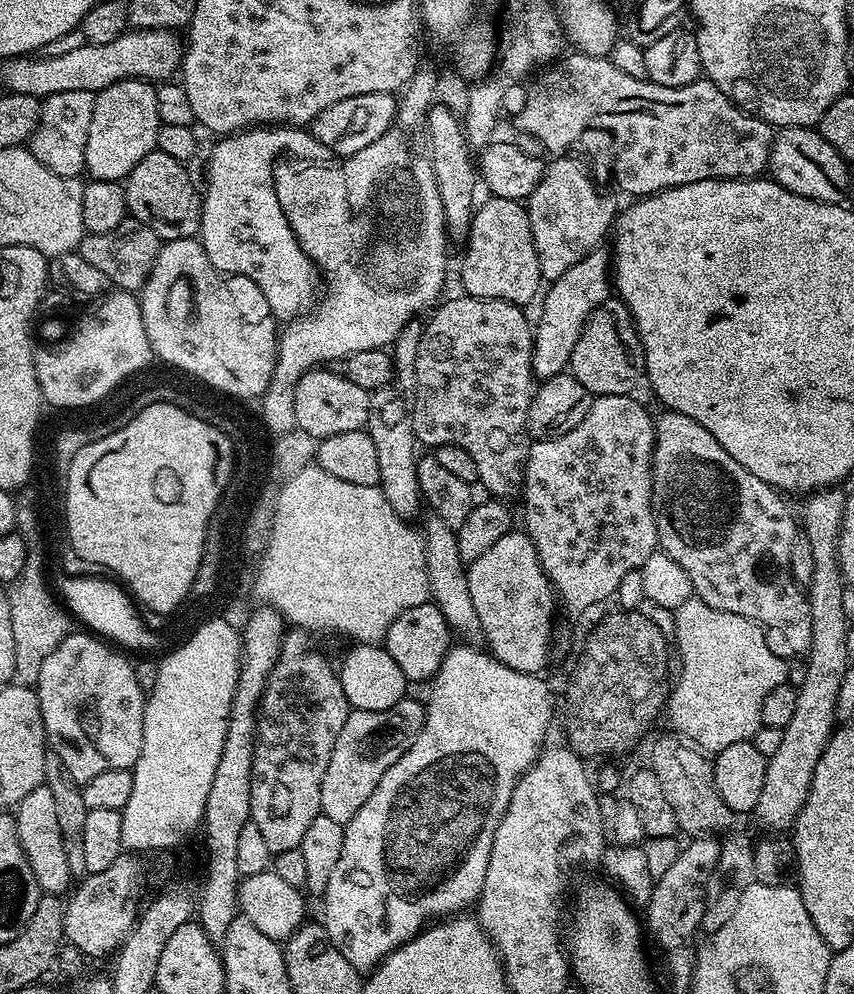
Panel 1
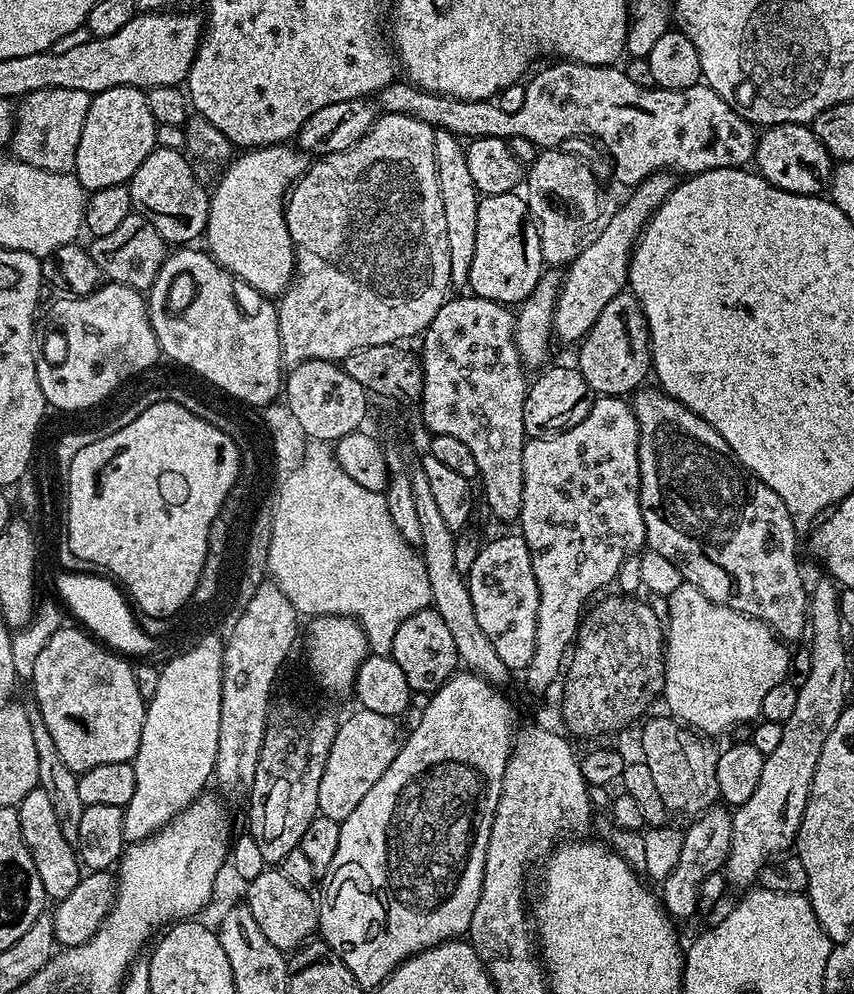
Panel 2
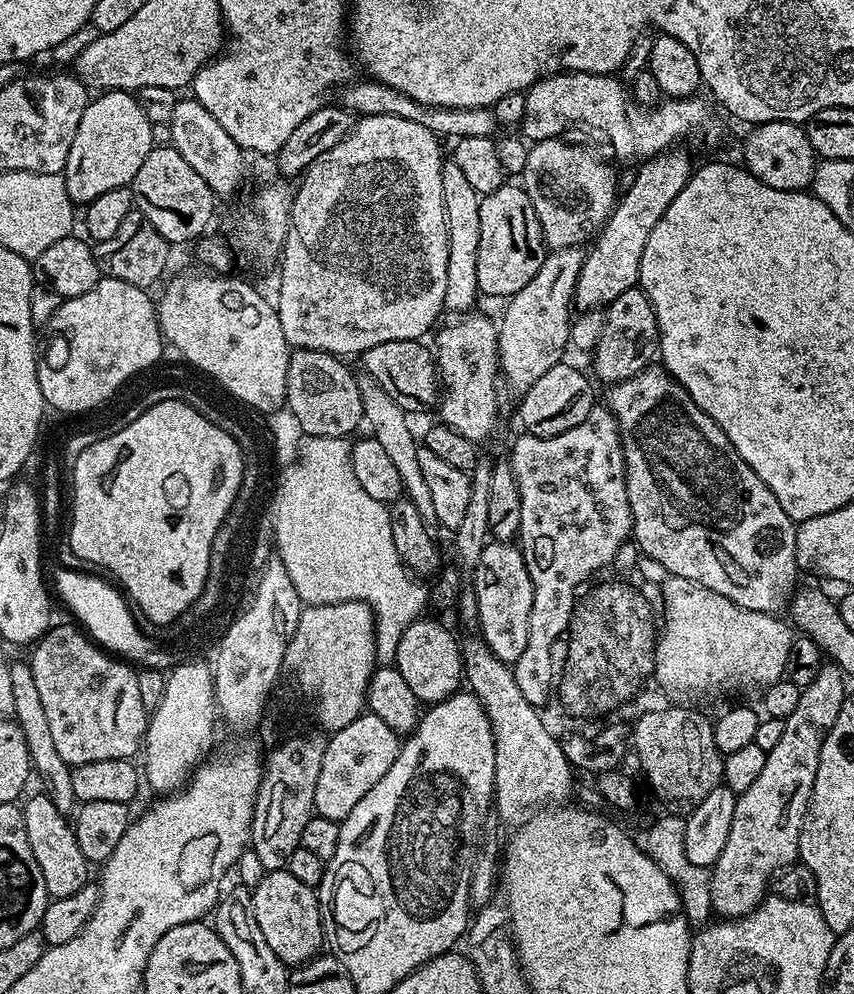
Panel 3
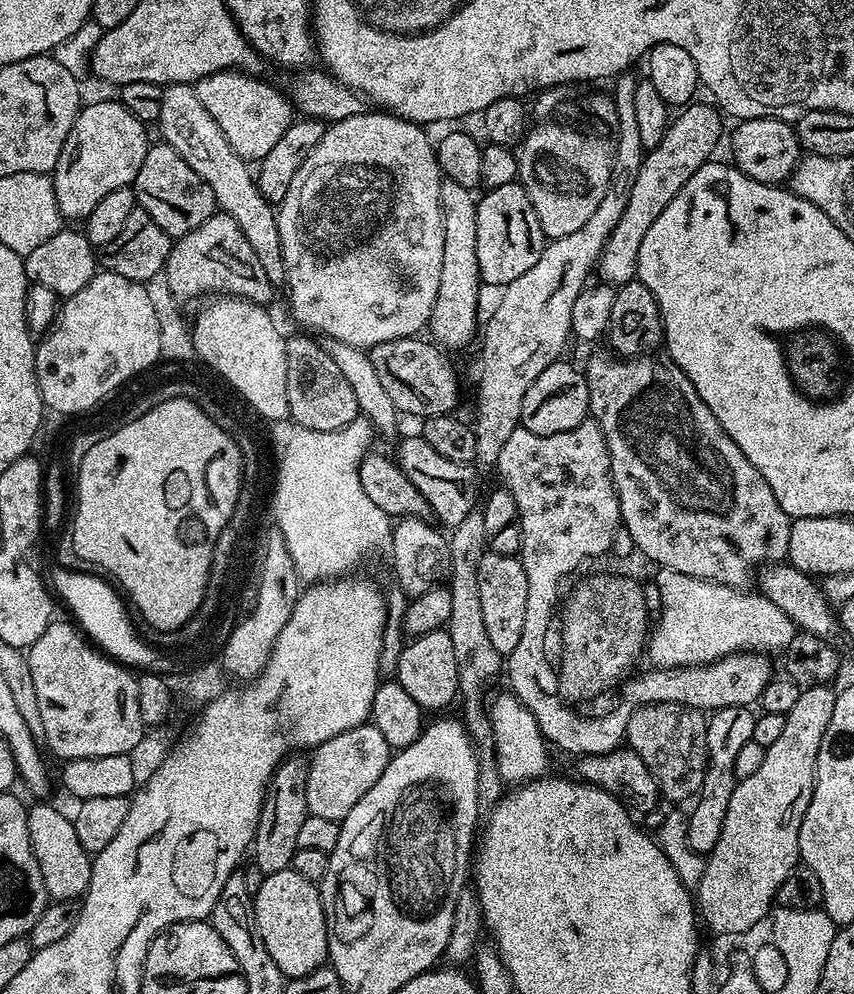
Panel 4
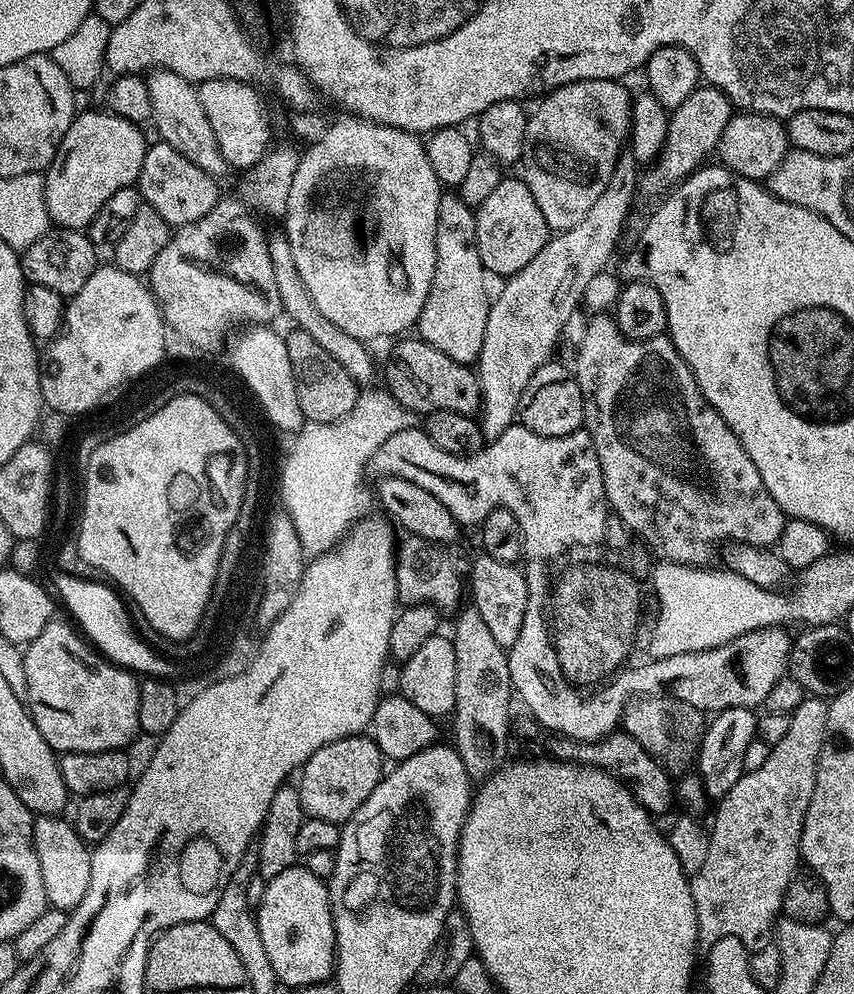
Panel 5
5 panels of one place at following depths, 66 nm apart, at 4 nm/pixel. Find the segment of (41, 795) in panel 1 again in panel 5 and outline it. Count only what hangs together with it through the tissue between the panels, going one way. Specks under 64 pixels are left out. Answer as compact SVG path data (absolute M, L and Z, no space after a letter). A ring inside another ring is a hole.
M60 814L36 816L32 822L32 837L48 903L51 907L70 914L80 905L82 898L86 898L86 889L90 886L92 848L78 835L75 823L71 819L63 820L64 818Z

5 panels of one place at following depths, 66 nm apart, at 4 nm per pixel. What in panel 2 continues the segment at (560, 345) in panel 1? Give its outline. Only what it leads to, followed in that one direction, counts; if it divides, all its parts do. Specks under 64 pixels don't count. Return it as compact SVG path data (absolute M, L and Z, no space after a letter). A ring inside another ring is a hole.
M671 171L656 172L642 183L631 189L632 197L625 204L621 203L610 218L606 230L598 234L598 239L591 246L586 246L578 258L567 265L560 281L560 289L556 296L556 308L553 311L552 331L555 339L564 344L575 345L584 339L592 329L598 314L619 292L628 288L628 271L632 261L632 251L640 233L647 226L652 215L668 200L668 196L676 189L677 177Z

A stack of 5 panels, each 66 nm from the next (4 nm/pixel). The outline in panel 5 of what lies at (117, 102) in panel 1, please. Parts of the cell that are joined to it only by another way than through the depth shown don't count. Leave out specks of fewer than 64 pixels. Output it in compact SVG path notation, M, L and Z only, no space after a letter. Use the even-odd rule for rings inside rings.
M107 110L81 111L74 117L54 154L52 165L43 173L48 219L53 225L87 229L110 194L133 187L139 181L146 151L140 132L143 131L137 125Z

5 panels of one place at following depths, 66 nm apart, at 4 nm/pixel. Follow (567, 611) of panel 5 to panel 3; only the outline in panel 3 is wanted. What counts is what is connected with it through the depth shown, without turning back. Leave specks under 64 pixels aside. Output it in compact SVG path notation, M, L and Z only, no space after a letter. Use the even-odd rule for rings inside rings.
M613 578L609 584L600 584L597 588L589 587L588 593L581 595L576 602L576 609L572 611L572 621L566 625L566 641L568 640L568 657L564 660L564 677L559 677L558 692L560 688L560 700L564 708L572 716L604 716L607 712L615 710L619 704L624 704L647 680L653 679L656 670L656 642L658 639L658 616L652 613L652 604L636 588L631 588L620 578Z

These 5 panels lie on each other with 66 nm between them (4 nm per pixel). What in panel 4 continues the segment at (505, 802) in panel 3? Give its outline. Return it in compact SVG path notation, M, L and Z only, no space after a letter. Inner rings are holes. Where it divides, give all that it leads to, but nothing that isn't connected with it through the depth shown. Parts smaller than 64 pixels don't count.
M504 690L501 696L494 697L492 702L490 700L486 709L495 740L497 770L500 771L503 783L519 786L529 780L541 779L549 771L550 745L545 740L534 714L530 714L528 707L508 690Z

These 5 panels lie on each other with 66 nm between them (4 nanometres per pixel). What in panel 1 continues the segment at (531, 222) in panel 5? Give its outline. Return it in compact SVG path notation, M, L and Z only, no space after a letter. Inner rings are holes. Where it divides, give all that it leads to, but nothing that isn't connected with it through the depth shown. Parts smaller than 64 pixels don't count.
M492 196L483 204L484 201L473 211L468 231L468 249L460 268L463 291L479 300L505 300L528 306L536 295L536 299L541 295L542 277L527 207L519 200L507 200L501 196Z

